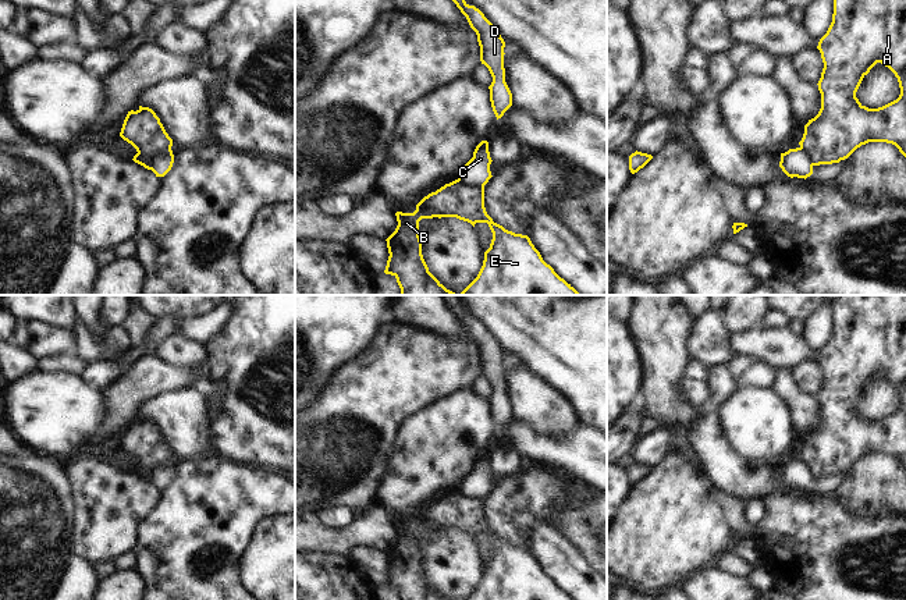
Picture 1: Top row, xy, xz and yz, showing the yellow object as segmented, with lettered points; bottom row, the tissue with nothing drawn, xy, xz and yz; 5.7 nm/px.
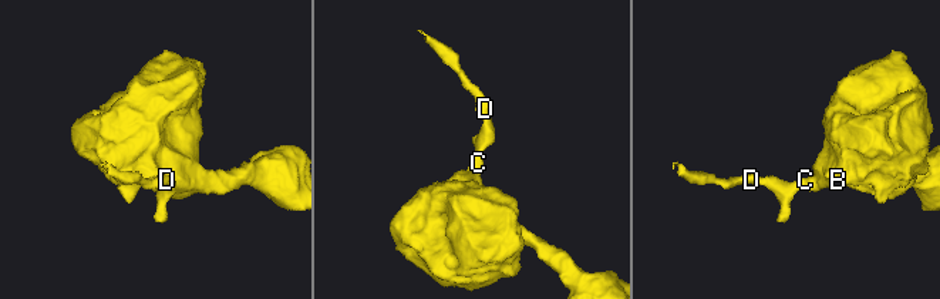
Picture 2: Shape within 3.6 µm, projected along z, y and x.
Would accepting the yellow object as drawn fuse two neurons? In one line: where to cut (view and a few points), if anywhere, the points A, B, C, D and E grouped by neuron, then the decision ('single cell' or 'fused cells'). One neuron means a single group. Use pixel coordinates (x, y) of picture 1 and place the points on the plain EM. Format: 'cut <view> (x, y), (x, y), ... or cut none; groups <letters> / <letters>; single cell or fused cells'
cut xy (171, 464), (157, 468), (149, 480); groups A B E / C D; fused cells

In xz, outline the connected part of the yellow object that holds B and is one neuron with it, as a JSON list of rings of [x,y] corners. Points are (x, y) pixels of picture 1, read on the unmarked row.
[[[455,491],[424,508],[413,525],[397,523],[398,537],[386,551],[388,572],[384,585],[397,590],[399,600],[445,600],[430,583],[422,567],[419,533],[433,529],[456,529],[470,535],[487,535],[493,551],[484,564],[483,578],[477,589],[466,600],[573,600],[547,576],[527,547],[515,546],[493,533],[484,519],[484,498],[463,496]]]

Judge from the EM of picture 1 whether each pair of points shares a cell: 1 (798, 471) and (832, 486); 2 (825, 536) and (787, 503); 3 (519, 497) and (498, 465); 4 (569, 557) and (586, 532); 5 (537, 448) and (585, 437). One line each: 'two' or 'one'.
1: one
2: one
3: two
4: two
5: one

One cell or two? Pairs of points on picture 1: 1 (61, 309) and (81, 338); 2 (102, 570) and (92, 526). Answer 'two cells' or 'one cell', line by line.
1: two cells
2: two cells

